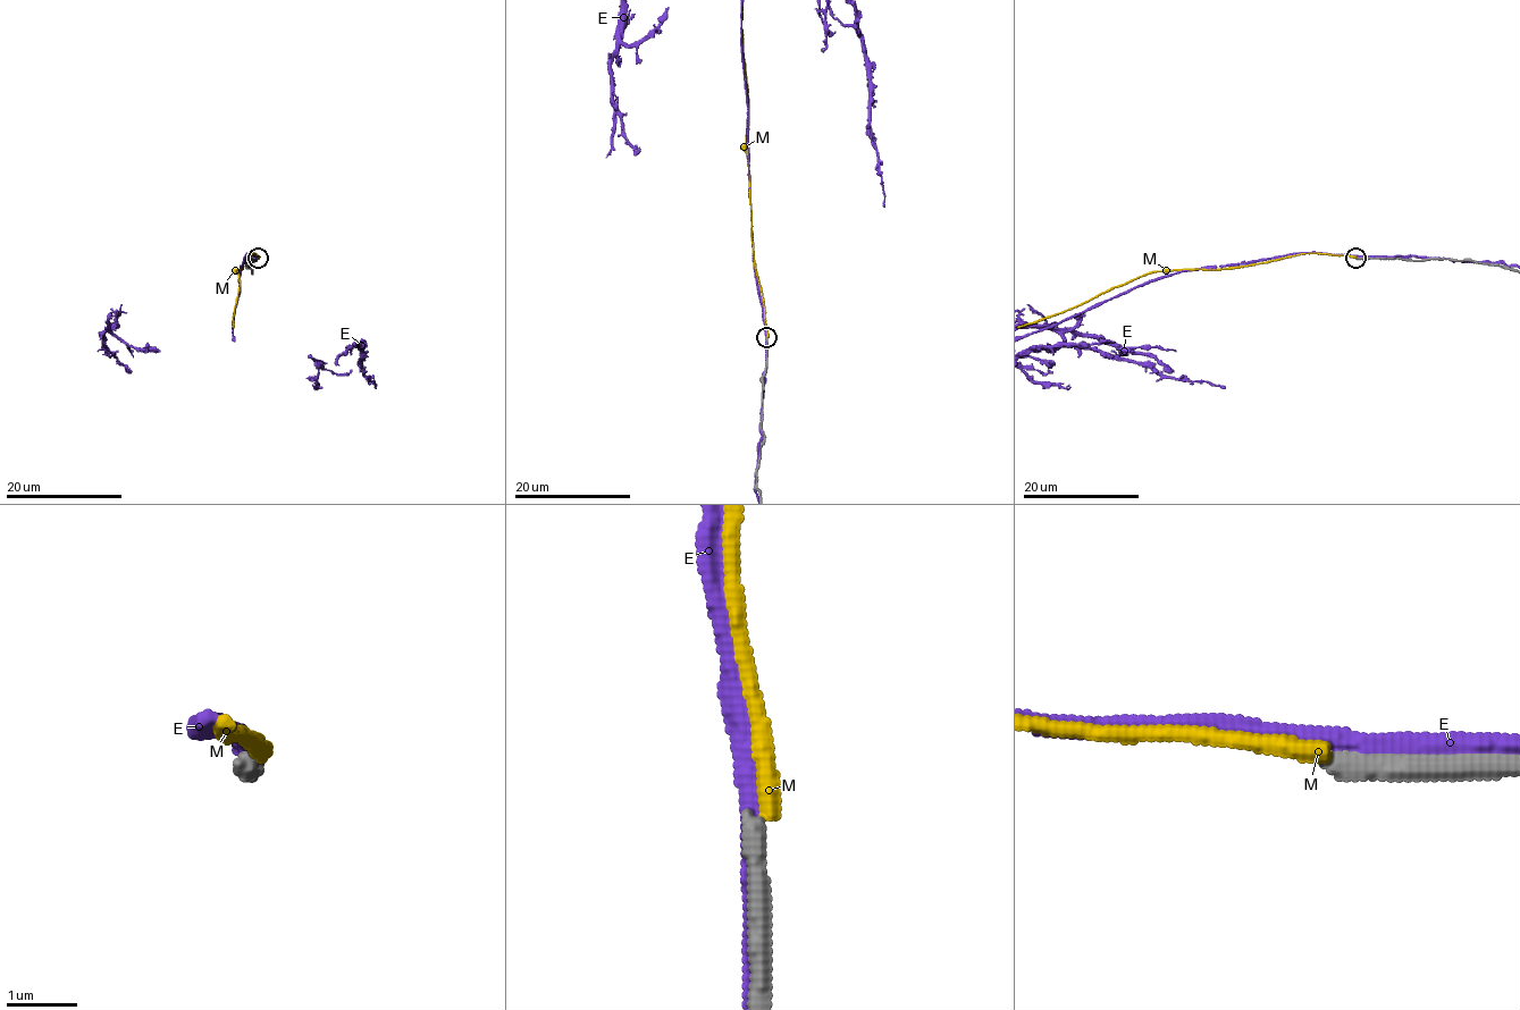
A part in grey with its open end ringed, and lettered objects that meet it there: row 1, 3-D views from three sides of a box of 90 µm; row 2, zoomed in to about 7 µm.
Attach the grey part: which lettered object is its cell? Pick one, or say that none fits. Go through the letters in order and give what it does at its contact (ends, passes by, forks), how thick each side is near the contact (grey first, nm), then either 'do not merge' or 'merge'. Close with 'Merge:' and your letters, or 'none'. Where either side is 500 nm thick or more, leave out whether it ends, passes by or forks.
E: it passes by; calibres 320 and 280 nm; do not merge
M: it ends; calibres 320 and 280 nm; do not merge
Merge: none

